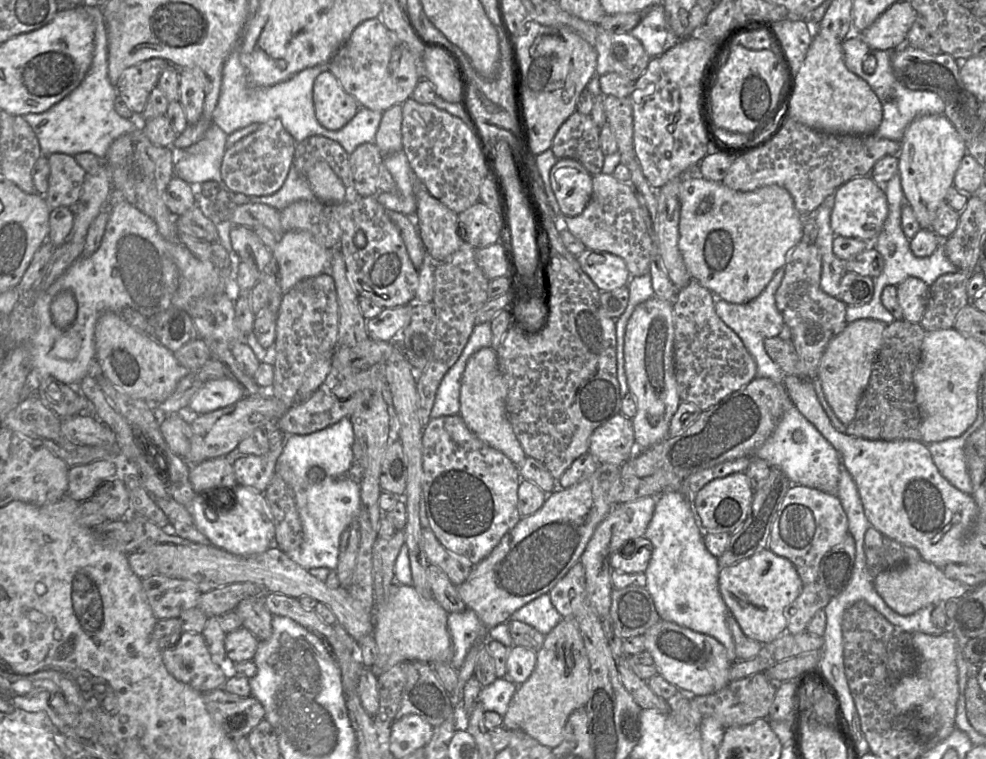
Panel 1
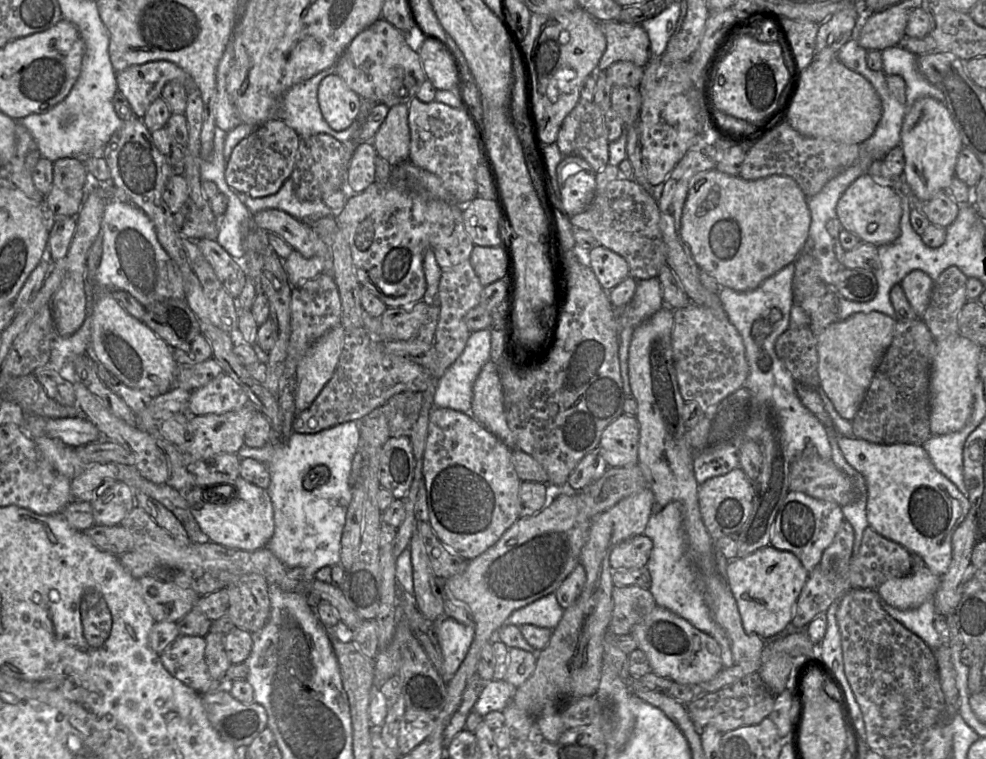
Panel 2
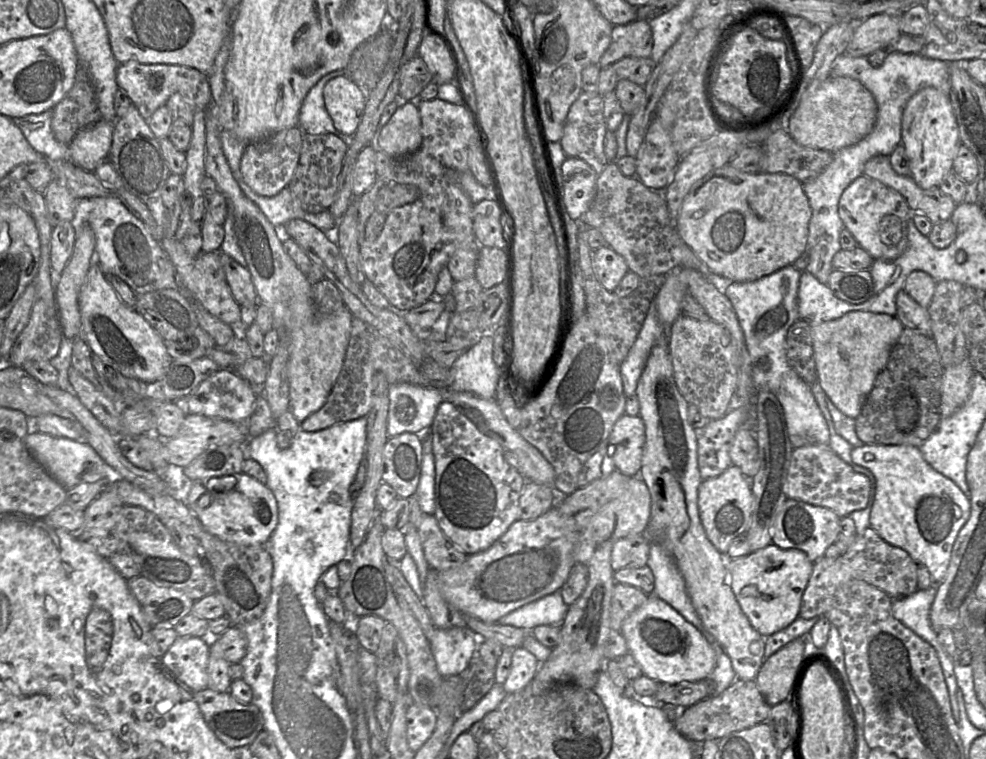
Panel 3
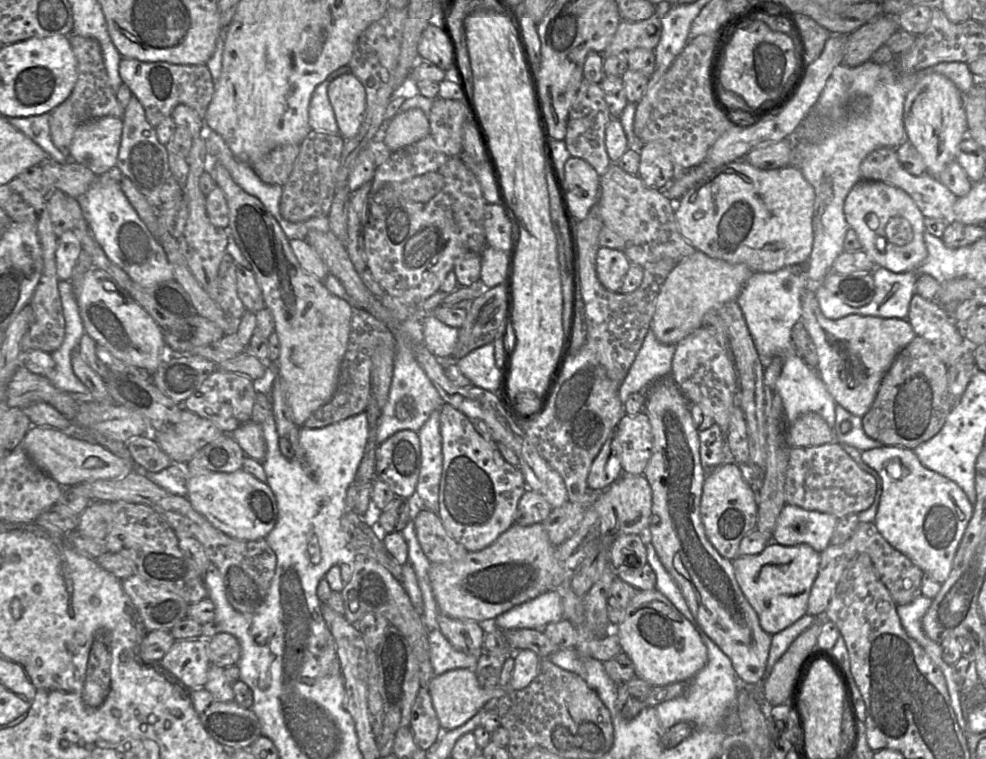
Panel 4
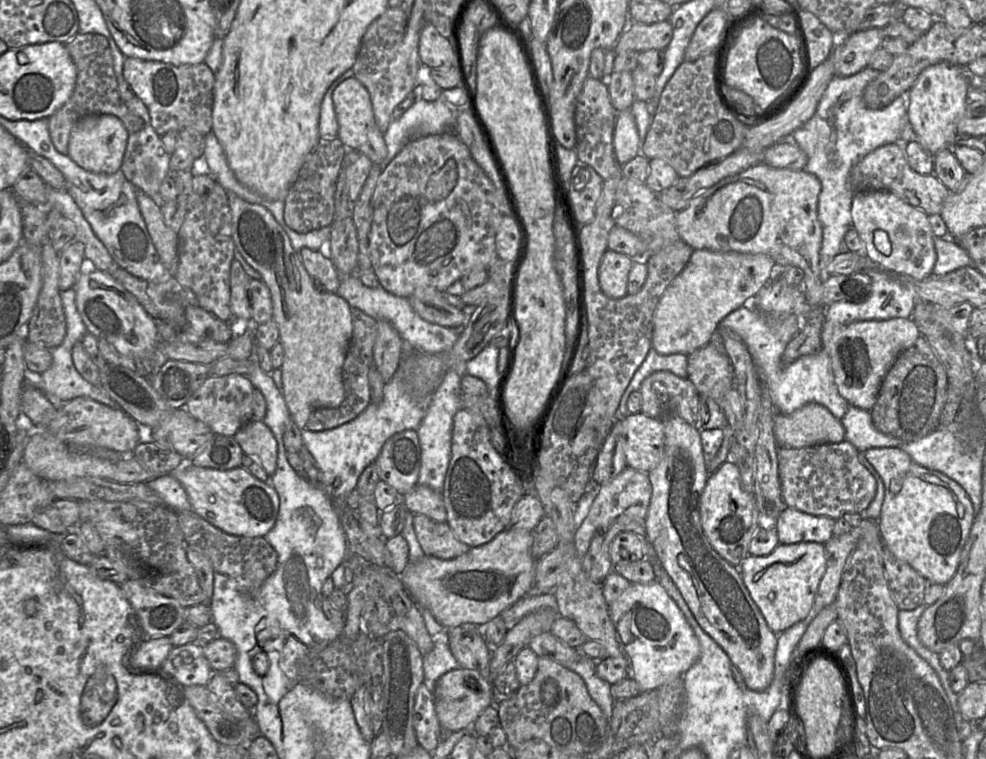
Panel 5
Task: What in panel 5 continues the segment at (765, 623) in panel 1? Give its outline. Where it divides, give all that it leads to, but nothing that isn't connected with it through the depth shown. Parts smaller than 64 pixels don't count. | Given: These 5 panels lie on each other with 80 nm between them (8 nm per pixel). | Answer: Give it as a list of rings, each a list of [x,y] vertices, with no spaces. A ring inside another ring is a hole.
[[[816,542],[780,543],[767,556],[748,555],[738,569],[768,627],[781,634],[809,615],[826,570],[825,547]]]

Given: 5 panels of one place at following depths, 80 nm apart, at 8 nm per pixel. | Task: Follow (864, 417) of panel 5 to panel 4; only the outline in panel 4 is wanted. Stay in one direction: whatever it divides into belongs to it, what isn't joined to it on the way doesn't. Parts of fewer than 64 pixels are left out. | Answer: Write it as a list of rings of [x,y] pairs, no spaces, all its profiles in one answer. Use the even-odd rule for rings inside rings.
[[[838,404],[835,407],[834,431],[834,442],[847,444],[860,452],[883,446],[865,434],[861,417],[851,414]]]

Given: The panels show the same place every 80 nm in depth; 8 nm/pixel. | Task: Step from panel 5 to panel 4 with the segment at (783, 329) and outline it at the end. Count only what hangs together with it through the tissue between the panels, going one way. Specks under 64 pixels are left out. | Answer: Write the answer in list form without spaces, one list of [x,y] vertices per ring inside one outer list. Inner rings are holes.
[[[796,353],[790,356],[790,365],[780,374],[776,387],[790,424],[801,415],[814,412],[834,428],[837,405],[834,398],[817,370],[810,368]]]

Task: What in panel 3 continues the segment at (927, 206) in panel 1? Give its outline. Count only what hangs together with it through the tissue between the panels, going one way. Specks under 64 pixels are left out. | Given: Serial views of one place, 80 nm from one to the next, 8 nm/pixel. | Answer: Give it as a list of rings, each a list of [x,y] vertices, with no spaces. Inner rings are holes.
[[[926,87],[918,91],[907,102],[902,116],[902,141],[909,159],[910,176],[922,189],[939,187],[945,176],[953,171],[953,163],[958,148],[962,145],[959,129],[953,113],[950,99],[947,95],[933,87]]]

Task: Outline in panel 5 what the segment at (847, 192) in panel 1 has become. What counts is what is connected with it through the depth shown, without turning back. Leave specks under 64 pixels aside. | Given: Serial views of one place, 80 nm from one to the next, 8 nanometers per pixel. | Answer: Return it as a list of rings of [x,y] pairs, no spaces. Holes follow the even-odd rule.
[[[863,191],[853,195],[852,225],[872,266],[894,274],[924,280],[932,275],[937,255],[928,215],[888,191]]]

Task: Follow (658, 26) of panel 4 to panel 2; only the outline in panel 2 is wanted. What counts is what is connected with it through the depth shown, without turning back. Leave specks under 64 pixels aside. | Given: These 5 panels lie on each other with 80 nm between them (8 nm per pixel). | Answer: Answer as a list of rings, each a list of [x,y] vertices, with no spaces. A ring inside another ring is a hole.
[[[618,21],[601,22],[607,46],[597,68],[605,72],[612,64],[630,61],[645,67],[651,60],[650,39],[640,24],[624,24]]]

